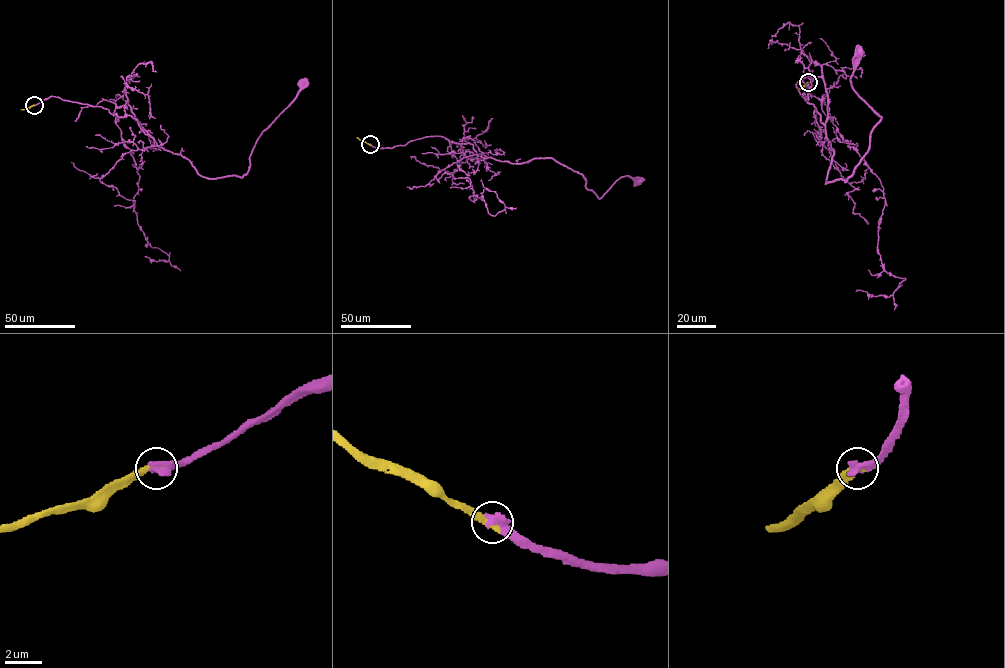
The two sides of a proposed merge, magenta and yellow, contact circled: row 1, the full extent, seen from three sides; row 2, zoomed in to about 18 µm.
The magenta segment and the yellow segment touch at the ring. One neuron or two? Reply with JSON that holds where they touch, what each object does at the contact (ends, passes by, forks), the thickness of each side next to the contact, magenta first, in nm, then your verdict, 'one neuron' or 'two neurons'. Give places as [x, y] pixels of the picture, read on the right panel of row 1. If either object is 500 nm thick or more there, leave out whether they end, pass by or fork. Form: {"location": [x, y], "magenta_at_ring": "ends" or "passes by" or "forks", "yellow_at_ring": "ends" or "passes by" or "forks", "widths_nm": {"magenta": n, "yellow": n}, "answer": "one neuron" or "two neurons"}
{"location": [808, 82], "widths_nm": {"magenta": 550, "yellow": 460}, "answer": "one neuron"}

